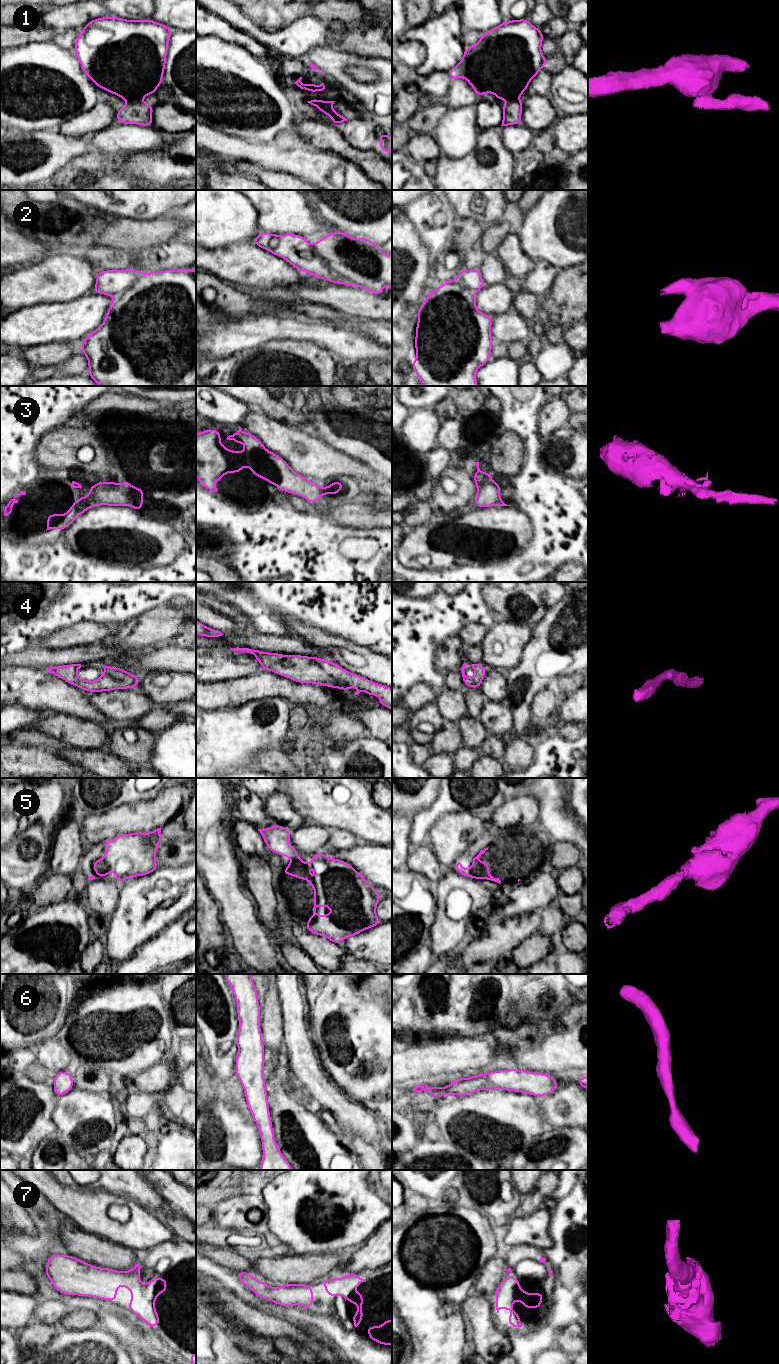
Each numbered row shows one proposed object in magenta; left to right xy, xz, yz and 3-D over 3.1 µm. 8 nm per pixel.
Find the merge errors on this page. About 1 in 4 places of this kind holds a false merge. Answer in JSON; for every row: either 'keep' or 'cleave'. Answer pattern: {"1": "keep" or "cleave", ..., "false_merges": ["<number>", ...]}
{"1": "cleave", "2": "cleave", "3": "keep", "4": "keep", "5": "keep", "6": "keep", "7": "keep", "false_merges": ["1", "2"]}

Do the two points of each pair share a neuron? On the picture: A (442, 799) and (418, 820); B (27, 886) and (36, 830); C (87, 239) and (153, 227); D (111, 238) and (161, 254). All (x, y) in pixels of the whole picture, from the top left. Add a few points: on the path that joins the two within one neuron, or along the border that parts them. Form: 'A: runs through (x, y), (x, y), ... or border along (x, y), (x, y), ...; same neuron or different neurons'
A: runs through (438, 806), (425, 818); same neuron
B: runs through (27, 872), (27, 856), (34, 844); same neuron
C: runs through (103, 237), (111, 237), (118, 234), (137, 234); same neuron
D: border along (169, 240), (151, 245), (143, 252); different neurons

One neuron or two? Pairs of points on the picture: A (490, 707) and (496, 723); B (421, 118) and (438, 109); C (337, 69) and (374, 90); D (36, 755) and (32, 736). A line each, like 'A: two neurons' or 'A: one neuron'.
A: one neuron
B: one neuron
C: one neuron
D: two neurons

